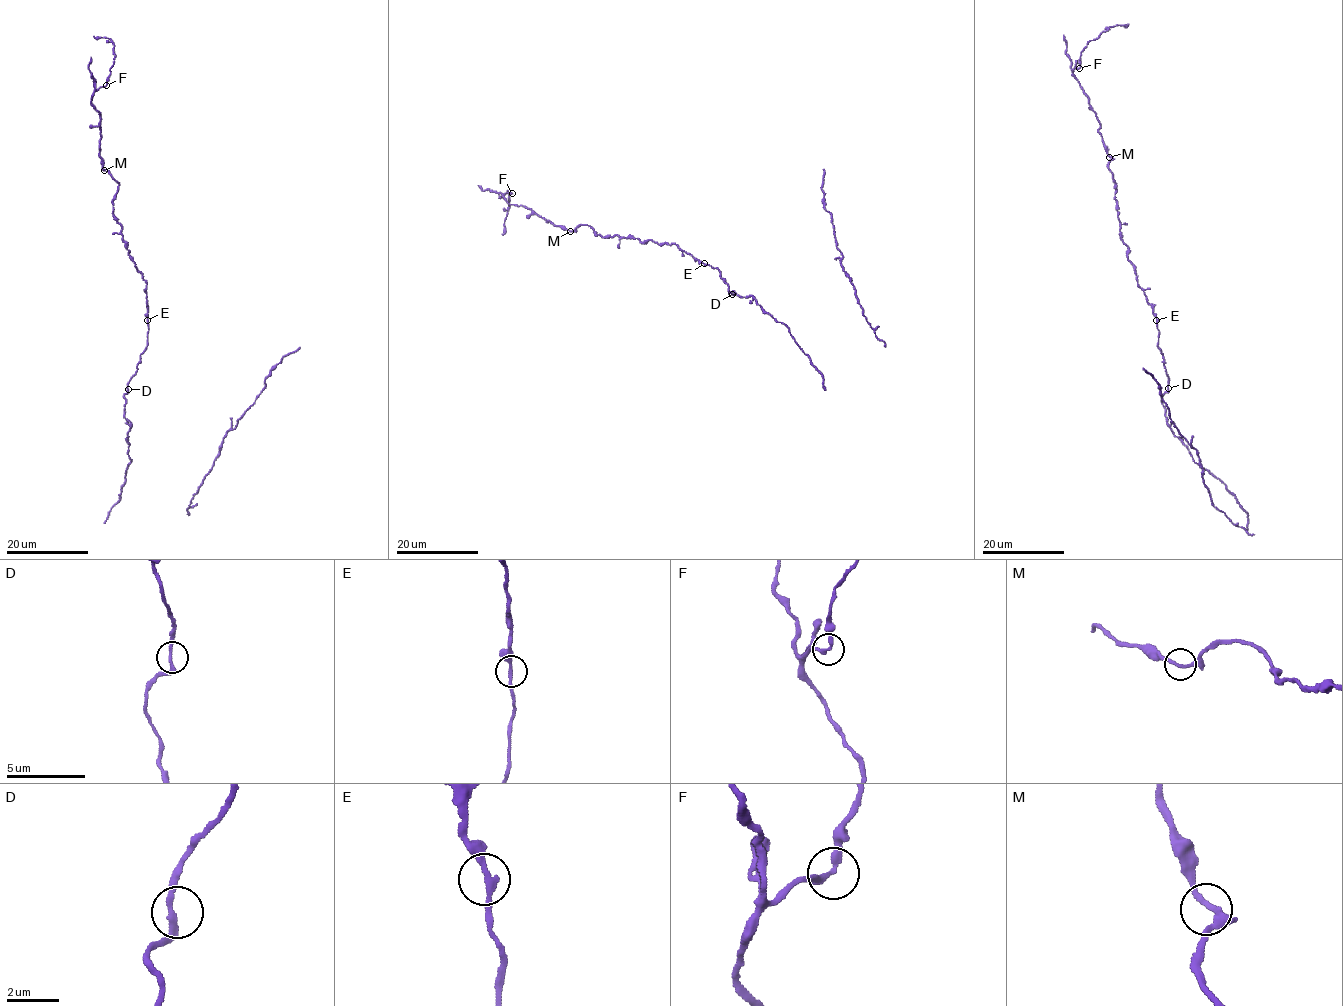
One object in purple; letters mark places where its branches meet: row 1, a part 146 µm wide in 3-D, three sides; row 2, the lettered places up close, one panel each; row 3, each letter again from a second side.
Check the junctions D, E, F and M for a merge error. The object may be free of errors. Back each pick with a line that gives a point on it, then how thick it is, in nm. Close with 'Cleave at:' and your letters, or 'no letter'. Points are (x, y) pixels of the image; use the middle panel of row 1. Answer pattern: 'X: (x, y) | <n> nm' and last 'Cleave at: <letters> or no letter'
Cleave at: no letter

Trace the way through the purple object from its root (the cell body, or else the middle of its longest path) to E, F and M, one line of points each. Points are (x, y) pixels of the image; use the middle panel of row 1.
E: (731, 294), (718, 269), (704, 263)
F: (731, 294), (718, 269), (676, 244), (602, 236), (587, 225), (568, 230), (507, 203), (504, 195), (512, 194)
M: (731, 294), (718, 269), (695, 260), (676, 244), (641, 242), (616, 234), (602, 236), (587, 225), (570, 231)

